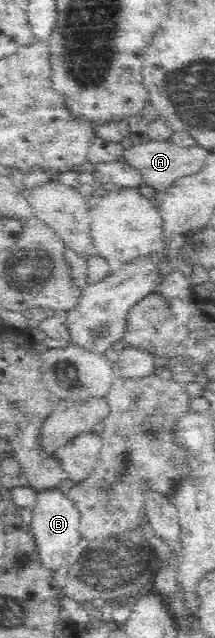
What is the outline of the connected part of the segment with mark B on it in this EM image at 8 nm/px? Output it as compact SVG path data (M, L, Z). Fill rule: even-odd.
M49 488L46 491L37 492L32 514L31 533L34 535L42 566L58 571L65 565L68 554L77 547L82 538L79 529L80 510L67 495L64 496L57 488Z

